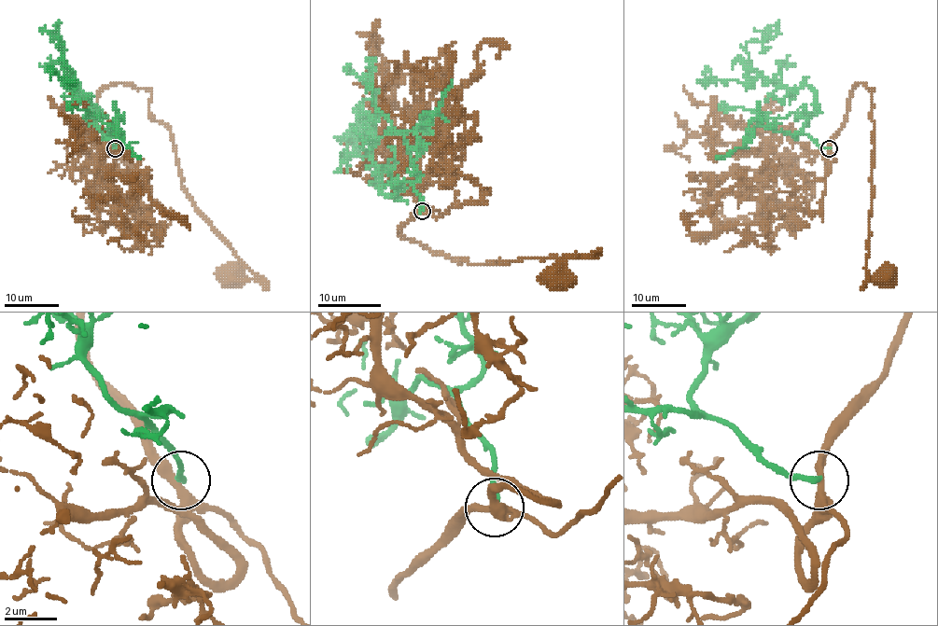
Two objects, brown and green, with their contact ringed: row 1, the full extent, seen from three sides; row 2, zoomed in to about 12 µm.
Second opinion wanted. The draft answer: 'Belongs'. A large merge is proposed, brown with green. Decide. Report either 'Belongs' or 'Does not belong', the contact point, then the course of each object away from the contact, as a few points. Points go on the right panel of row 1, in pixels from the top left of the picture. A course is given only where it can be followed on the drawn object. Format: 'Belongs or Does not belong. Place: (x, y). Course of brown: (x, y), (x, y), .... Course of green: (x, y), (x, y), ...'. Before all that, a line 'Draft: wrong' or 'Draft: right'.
Draft: right
Belongs. Place: (829, 148). Course of brown: (829, 148), (844, 124), (848, 95), (863, 83), (872, 90), (874, 121), (866, 276), (886, 278). Course of green: (829, 148), (803, 131), (818, 107), (813, 91), (776, 88), (749, 65), (746, 45), (773, 38), (779, 20)

